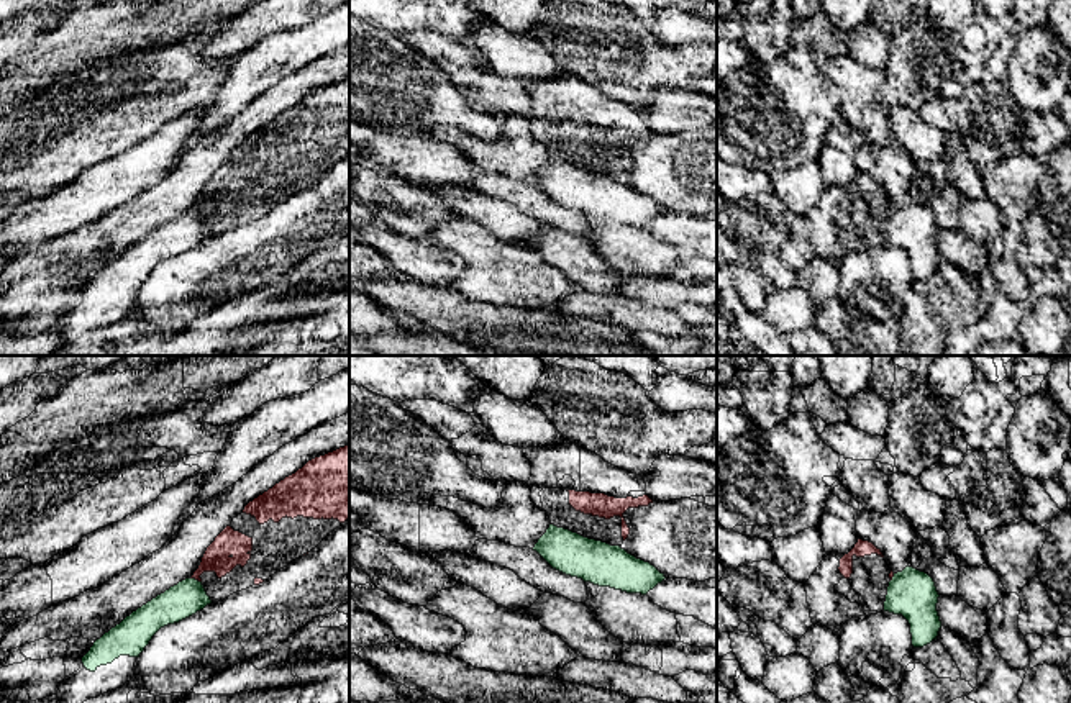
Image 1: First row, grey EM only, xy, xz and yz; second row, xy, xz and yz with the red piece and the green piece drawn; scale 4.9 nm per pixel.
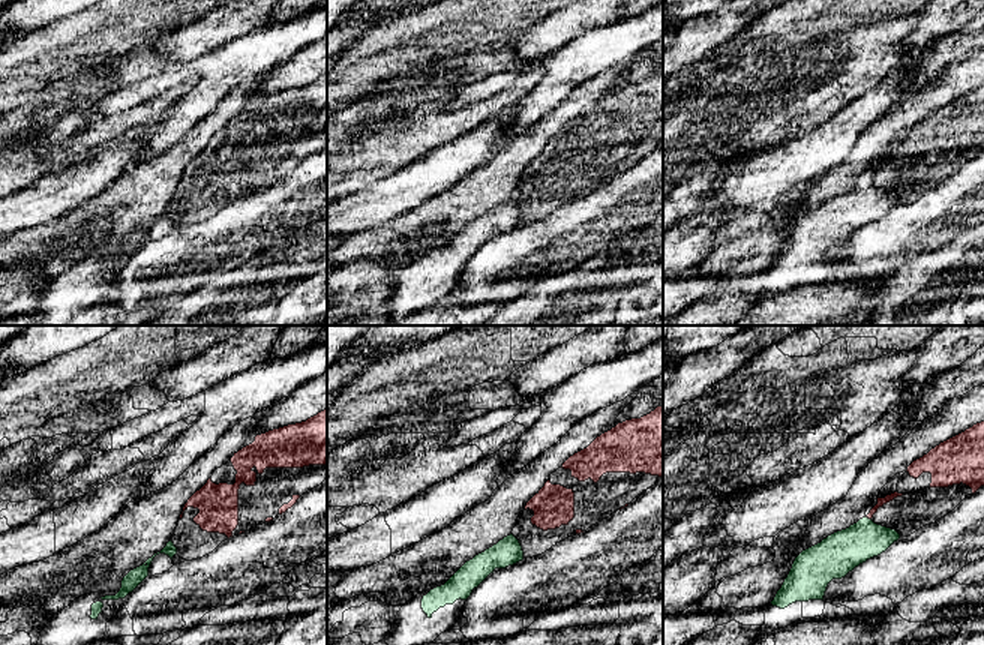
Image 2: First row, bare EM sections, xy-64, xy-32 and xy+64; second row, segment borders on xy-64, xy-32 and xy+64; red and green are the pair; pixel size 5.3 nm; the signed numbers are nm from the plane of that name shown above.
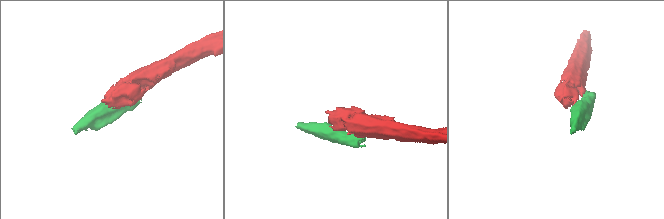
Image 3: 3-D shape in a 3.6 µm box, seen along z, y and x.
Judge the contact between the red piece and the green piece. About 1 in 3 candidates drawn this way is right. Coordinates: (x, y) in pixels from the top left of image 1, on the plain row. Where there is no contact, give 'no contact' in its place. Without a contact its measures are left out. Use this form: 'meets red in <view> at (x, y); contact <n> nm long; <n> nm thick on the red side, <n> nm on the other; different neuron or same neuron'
meets red in xy at (195, 212); contact 60 nm long; 130 nm thick on the red side, 170 nm on the other; different neuron

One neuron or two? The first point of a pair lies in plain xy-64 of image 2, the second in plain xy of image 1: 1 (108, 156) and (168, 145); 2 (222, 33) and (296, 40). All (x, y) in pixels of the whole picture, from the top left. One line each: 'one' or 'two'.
1: one
2: two

